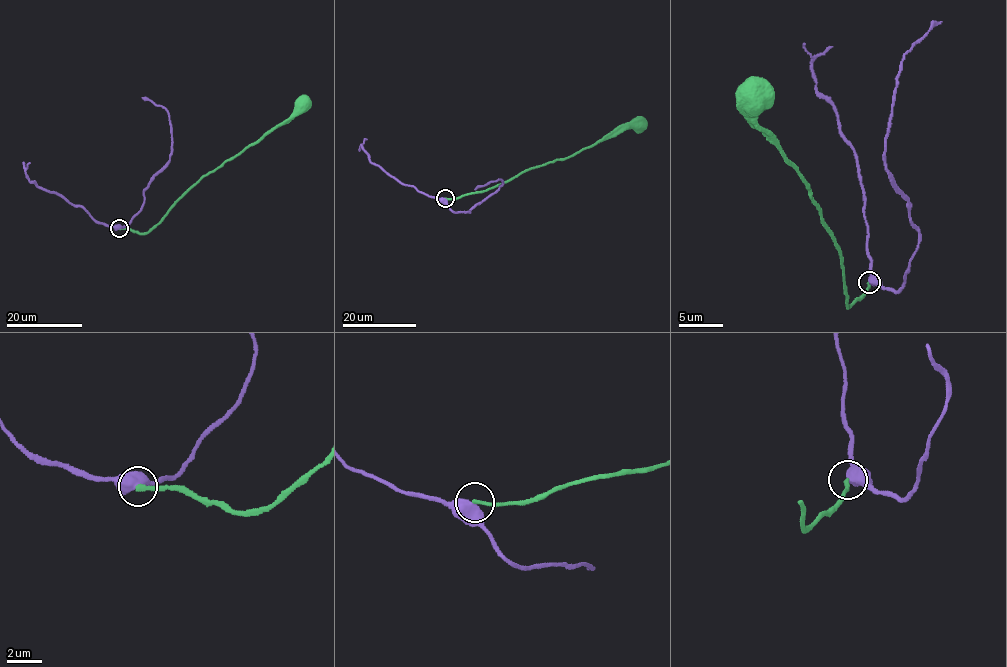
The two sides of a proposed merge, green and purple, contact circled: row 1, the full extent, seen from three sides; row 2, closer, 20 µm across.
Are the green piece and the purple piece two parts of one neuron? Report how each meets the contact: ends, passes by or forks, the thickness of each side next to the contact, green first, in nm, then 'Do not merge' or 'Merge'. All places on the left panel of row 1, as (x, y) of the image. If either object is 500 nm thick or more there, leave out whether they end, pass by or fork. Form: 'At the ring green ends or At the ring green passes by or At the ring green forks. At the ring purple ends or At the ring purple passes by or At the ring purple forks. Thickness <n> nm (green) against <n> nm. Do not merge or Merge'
Thickness 240 nm (green) against 750 nm. Do not merge

